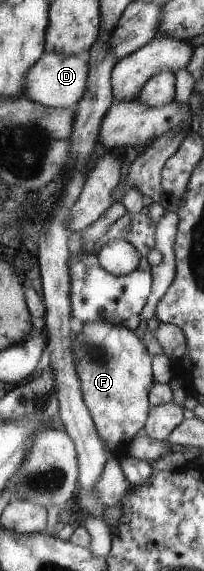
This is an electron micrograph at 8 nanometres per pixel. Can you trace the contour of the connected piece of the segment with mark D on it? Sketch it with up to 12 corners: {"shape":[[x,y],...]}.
{"shape":[[46,51],[29,69],[25,96],[75,107],[89,87],[88,55]]}

